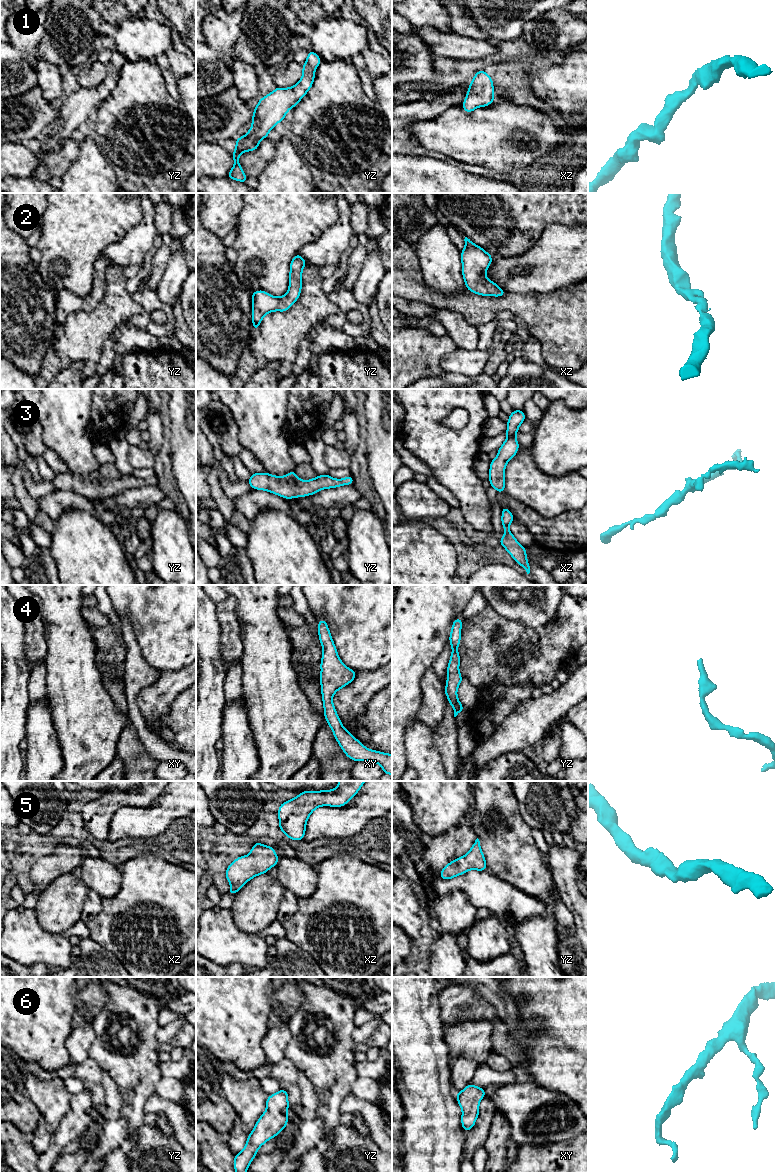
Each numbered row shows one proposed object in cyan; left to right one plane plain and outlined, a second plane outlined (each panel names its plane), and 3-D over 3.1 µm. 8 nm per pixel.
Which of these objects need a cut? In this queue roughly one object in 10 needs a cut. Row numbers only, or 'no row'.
no row

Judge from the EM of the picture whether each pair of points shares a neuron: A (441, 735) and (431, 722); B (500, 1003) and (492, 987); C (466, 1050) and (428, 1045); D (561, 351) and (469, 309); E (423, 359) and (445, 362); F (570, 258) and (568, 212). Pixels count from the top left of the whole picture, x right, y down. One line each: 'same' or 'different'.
A: different
B: same
C: different
D: same
E: different
F: different

